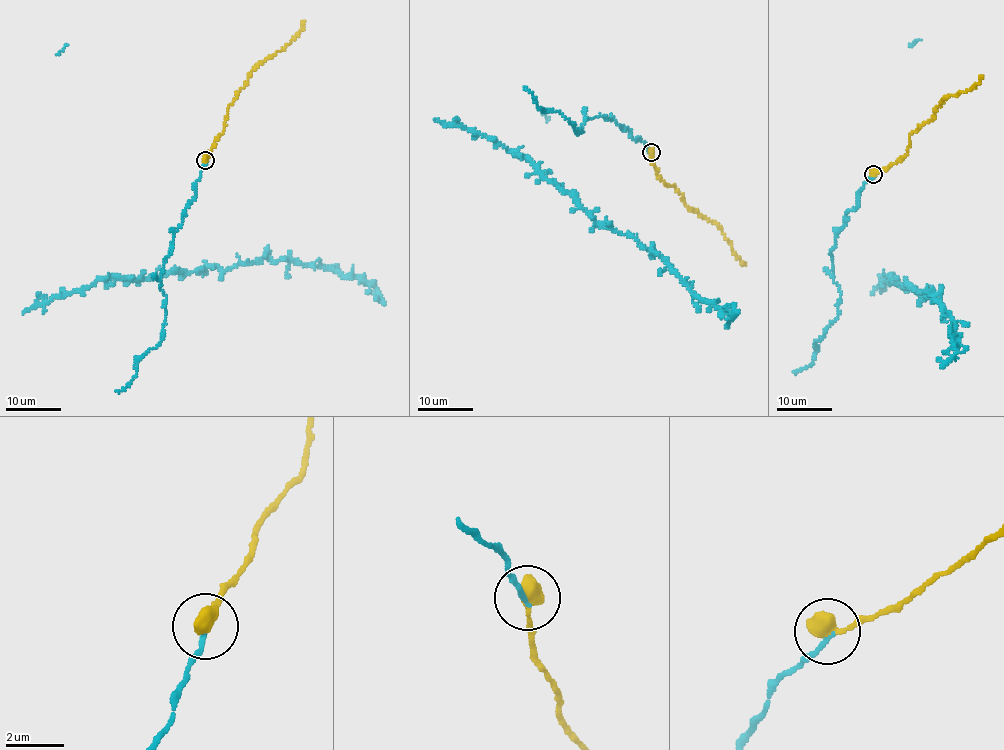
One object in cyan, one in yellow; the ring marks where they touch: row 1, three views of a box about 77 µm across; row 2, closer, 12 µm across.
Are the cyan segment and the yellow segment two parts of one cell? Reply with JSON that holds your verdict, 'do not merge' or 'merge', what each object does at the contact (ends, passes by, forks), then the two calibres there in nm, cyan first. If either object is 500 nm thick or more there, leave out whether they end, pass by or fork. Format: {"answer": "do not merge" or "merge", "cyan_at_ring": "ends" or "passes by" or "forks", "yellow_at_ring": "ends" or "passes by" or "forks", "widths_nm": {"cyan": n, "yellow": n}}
{"answer": "merge", "widths_nm": {"cyan": 160, "yellow": 600}}

